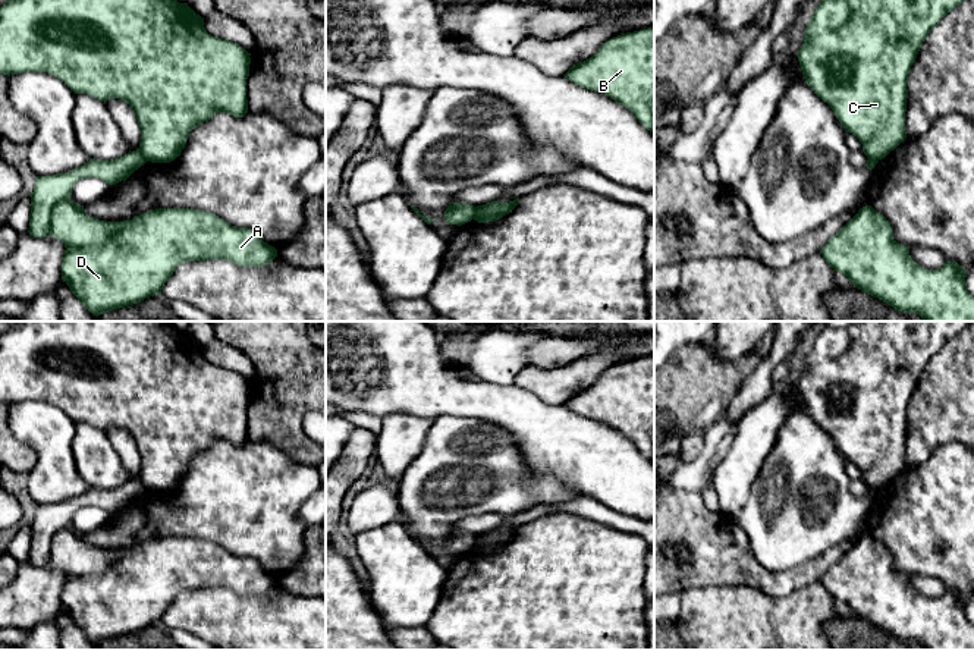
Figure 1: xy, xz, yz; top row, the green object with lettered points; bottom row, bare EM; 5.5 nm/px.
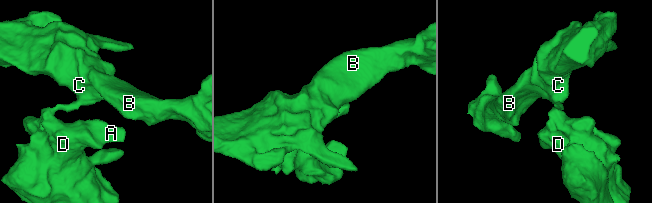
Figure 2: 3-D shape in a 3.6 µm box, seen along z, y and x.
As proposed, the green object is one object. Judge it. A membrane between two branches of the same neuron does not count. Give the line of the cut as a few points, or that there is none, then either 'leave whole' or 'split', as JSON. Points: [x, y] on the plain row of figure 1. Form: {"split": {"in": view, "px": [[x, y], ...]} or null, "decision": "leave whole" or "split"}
{"split": {"in": "xy", "px": [[138, 477], [147, 489]]}, "decision": "split"}

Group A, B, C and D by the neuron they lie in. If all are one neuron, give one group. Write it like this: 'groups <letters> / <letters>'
groups A D / B C

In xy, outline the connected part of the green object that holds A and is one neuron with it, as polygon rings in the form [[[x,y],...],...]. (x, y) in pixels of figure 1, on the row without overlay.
[[[136,478],[111,490],[91,487],[67,502],[35,508],[28,562],[38,568],[50,563],[65,572],[62,607],[91,643],[98,646],[161,622],[167,607],[183,591],[227,588],[244,596],[261,596],[277,585],[277,578],[264,571],[258,560],[232,555],[204,538],[155,537],[132,549],[107,550],[88,544],[84,534],[70,528],[72,516],[84,506],[116,514],[145,492],[145,486]]]

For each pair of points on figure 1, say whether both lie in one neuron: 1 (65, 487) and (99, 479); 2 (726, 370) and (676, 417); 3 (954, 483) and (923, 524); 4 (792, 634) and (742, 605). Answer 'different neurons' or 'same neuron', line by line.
1: different neurons
2: same neuron
3: same neuron
4: same neuron

